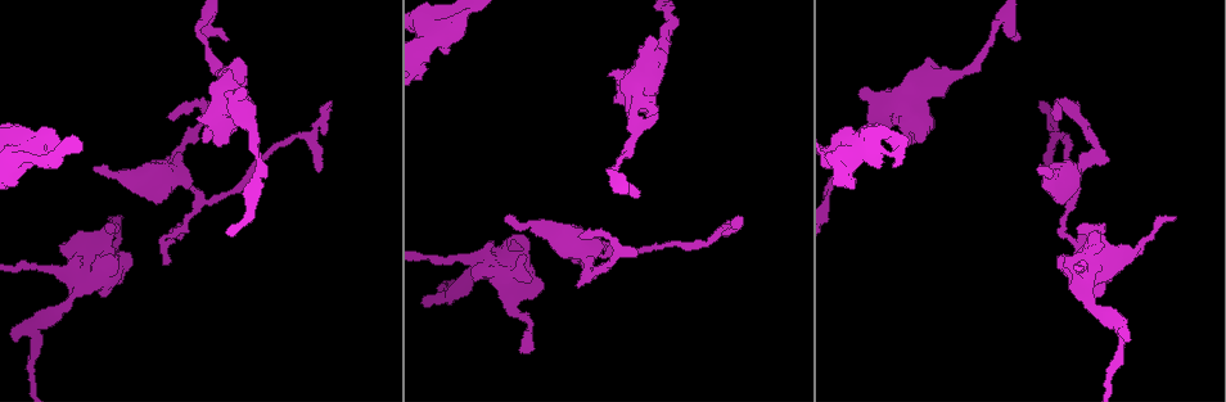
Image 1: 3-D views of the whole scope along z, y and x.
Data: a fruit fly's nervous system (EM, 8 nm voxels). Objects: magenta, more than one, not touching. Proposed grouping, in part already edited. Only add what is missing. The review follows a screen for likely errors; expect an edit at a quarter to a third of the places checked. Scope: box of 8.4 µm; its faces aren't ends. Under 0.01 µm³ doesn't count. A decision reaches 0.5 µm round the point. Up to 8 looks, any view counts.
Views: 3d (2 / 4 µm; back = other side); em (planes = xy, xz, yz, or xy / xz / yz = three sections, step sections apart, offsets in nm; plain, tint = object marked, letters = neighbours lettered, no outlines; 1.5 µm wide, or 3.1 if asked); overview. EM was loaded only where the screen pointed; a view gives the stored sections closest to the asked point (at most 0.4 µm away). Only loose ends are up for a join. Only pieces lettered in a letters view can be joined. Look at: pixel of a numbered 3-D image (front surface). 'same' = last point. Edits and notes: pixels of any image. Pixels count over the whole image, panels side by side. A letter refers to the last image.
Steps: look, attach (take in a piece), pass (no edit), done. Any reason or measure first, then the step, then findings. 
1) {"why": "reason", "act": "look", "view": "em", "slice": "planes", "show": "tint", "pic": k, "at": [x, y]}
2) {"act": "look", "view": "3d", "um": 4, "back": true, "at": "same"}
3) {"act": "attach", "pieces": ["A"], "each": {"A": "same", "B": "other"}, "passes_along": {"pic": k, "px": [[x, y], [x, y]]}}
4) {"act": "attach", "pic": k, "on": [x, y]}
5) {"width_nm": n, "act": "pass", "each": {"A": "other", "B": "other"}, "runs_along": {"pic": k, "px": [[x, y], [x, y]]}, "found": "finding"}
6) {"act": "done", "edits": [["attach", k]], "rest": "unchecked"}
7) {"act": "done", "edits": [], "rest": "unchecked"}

{"why": "an open end", "act": "look", "view": "em", "slice": "yz", "step": 4, "show": "letters", "pic": 1, "at": [631, 119]}

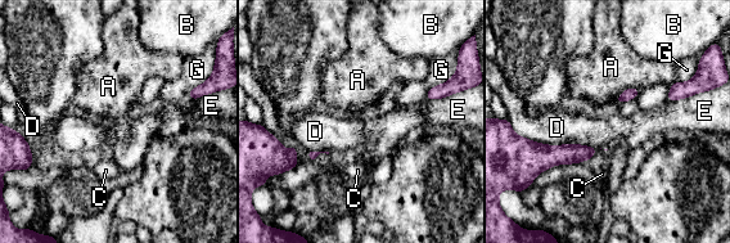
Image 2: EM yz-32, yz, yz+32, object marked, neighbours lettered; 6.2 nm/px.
{"act": "pass", "each": {"A": "other", "B": "other", "C": "other", "D": "other", "E": "other", "G": "other"}, "border": {"pic": 2, "px": [[636, 88], [626, 88], [614, 100]]}, "found": "none of them fits"}

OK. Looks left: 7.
{"why": "free end", "act": "look", "view": "3d", "um": 4, "pic": 1, "at": [14, 342]}

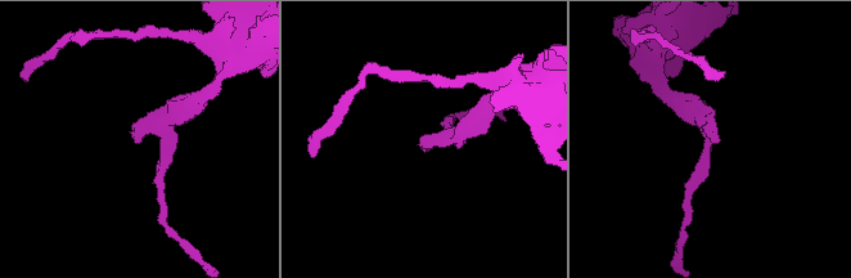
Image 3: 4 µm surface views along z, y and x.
{"act": "look", "view": "em", "slice": "planes", "show": "tint", "pic": 3, "at": [716, 142]}

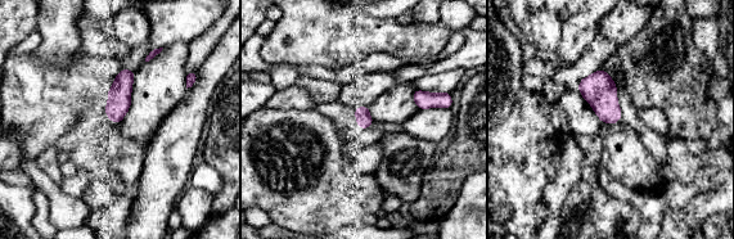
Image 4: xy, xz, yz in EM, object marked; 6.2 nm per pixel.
{"why": "what lies round it", "act": "look", "view": "em", "slice": "planes", "show": "letters", "at": "same"}

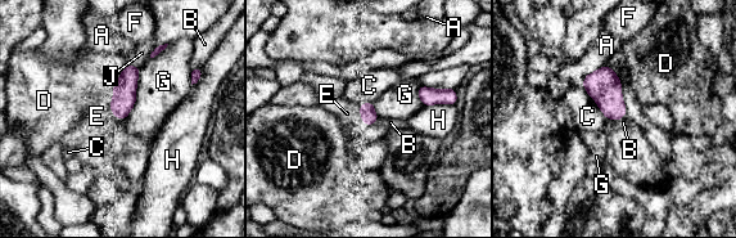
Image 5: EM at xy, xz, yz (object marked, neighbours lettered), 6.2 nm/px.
{"width_nm": 100, "act": "attach", "pieces": ["E"], "each": {"A": "other", "B": "other", "C": "other", "D": "other", "E": "same", "F": "other", "G": "other", "H": "other", "J": "other"}, "found": "it goes on there"}

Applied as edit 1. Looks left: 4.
{"why": "thin end", "act": "look", "view": "em", "slice": "planes", "show": "letters", "pic": 1, "at": [519, 351]}

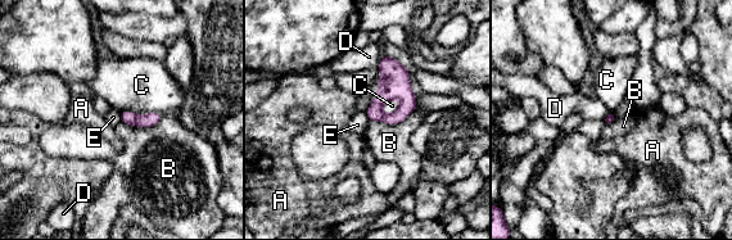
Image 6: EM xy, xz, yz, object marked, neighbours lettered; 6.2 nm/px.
{"longest_contact_nm": ["D", 360], "act": "pass", "each": {"A": "other", "B": "other", "C": "other", "D": "other", "E": "other"}, "found": "no lettered piece goes on from it"}

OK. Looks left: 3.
{"act": "done", "edits": [["attach", 5]], "rest": "unchecked"}

